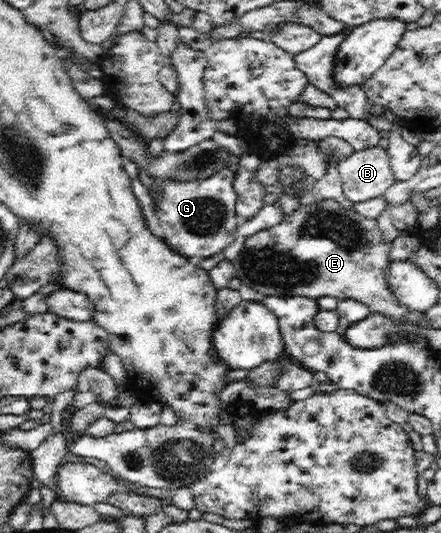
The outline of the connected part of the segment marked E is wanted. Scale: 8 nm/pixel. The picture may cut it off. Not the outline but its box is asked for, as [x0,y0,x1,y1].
[232,199,423,326]

